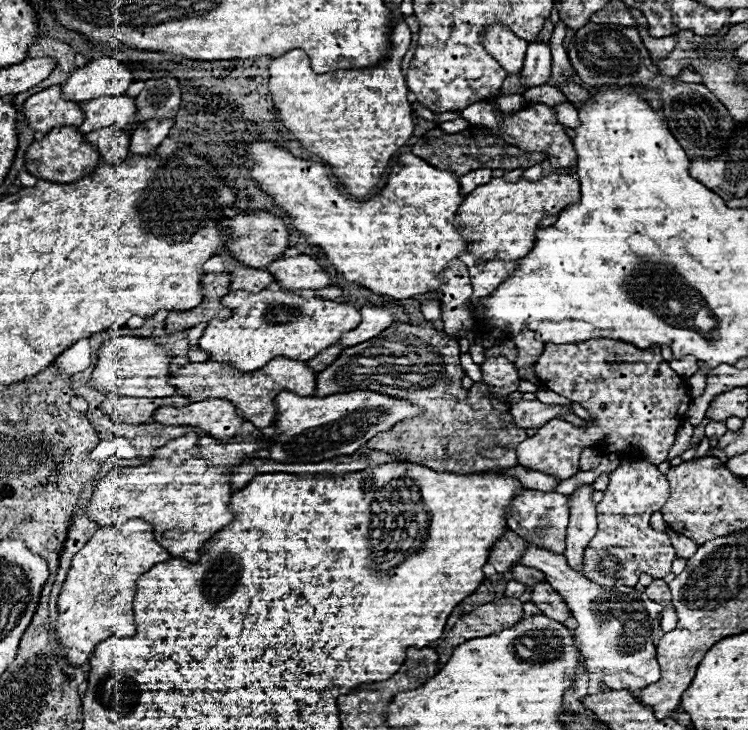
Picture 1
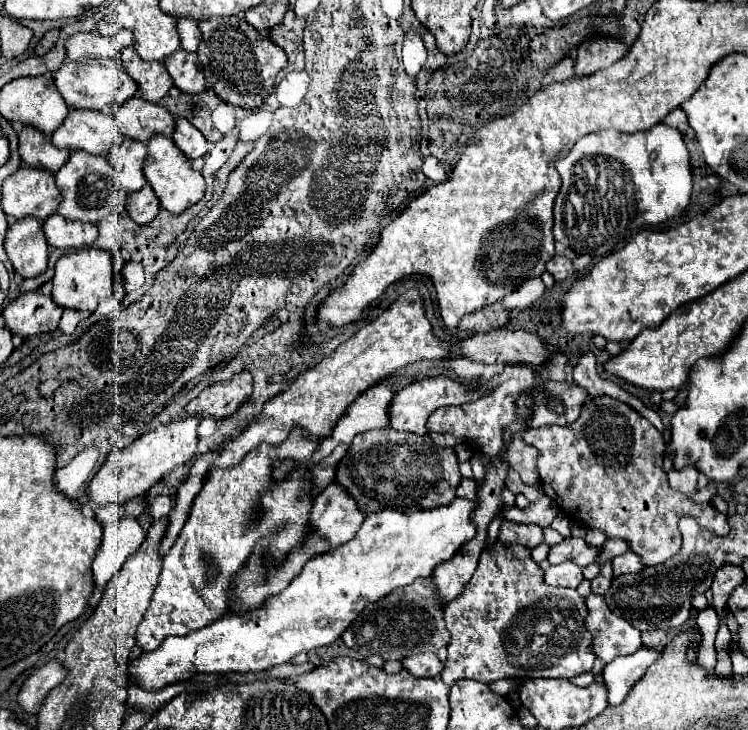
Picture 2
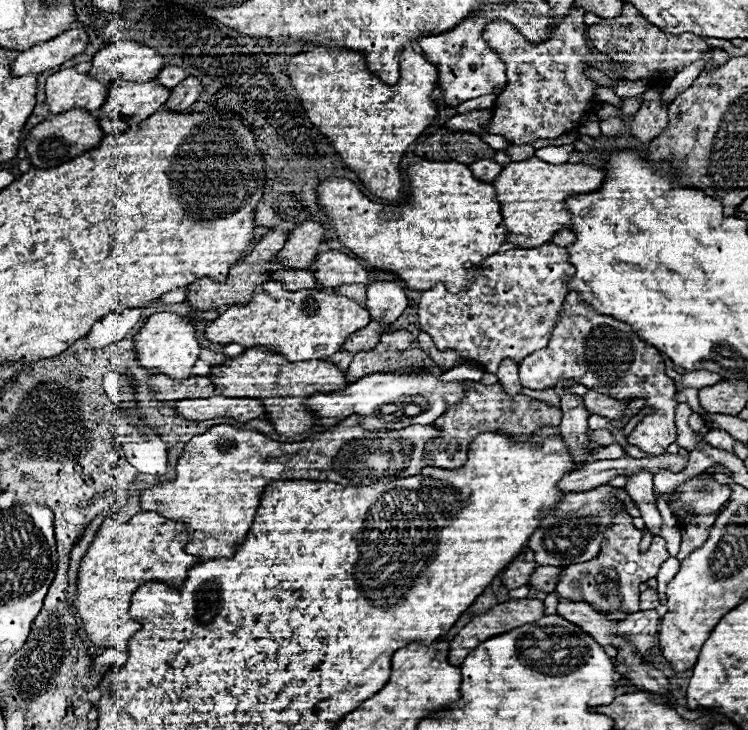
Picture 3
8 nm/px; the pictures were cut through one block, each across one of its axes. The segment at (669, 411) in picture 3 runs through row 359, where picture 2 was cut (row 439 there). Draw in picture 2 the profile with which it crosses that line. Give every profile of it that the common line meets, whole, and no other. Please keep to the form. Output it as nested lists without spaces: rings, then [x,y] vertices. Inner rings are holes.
[[[596,396],[584,406],[580,418],[572,426],[542,426],[526,430],[524,440],[540,450],[538,472],[546,496],[550,496],[568,518],[576,518],[574,522],[598,528],[610,538],[620,536],[628,540],[630,550],[640,554],[646,566],[666,562],[680,552],[682,534],[678,530],[678,520],[682,516],[694,516],[700,526],[708,528],[716,536],[724,536],[730,530],[728,518],[712,504],[694,504],[684,494],[668,486],[668,478],[662,472],[662,446],[666,448],[662,434],[626,402],[610,396]]]

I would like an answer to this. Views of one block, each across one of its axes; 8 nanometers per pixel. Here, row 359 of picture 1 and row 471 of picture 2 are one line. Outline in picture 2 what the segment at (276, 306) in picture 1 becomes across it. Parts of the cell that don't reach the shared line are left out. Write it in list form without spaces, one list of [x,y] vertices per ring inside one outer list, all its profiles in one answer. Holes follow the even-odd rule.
[[[294,428],[282,444],[262,444],[250,450],[238,466],[214,468],[206,476],[200,494],[192,502],[186,526],[164,556],[158,588],[138,626],[136,644],[142,652],[156,650],[166,636],[184,636],[228,614],[236,602],[232,582],[252,558],[260,538],[270,538],[270,544],[260,554],[266,572],[278,570],[290,552],[308,540],[312,530],[310,510],[314,504],[310,470],[320,444],[322,438]],[[278,460],[292,460],[296,464],[284,480],[274,480],[272,476]]]

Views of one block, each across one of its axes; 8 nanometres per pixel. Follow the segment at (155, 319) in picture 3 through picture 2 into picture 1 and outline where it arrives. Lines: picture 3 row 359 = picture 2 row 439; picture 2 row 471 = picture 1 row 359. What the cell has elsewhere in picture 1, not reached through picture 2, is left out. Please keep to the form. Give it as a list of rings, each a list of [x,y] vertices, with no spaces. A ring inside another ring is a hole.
[[[114,336],[100,346],[98,364],[92,372],[90,386],[104,394],[122,394],[122,396],[136,396],[136,398],[174,396],[178,388],[168,382],[172,358],[174,356],[170,356],[162,344],[156,344],[150,338]]]

